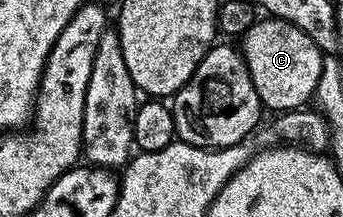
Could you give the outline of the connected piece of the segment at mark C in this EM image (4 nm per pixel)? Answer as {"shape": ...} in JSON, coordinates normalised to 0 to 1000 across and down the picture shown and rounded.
{"shape":[[[758,78],[697,184],[694,230],[711,258],[758,470],[778,507],[784,493],[793,521],[869,512],[913,470],[910,433],[927,401],[950,258],[880,134],[819,88]]]}

